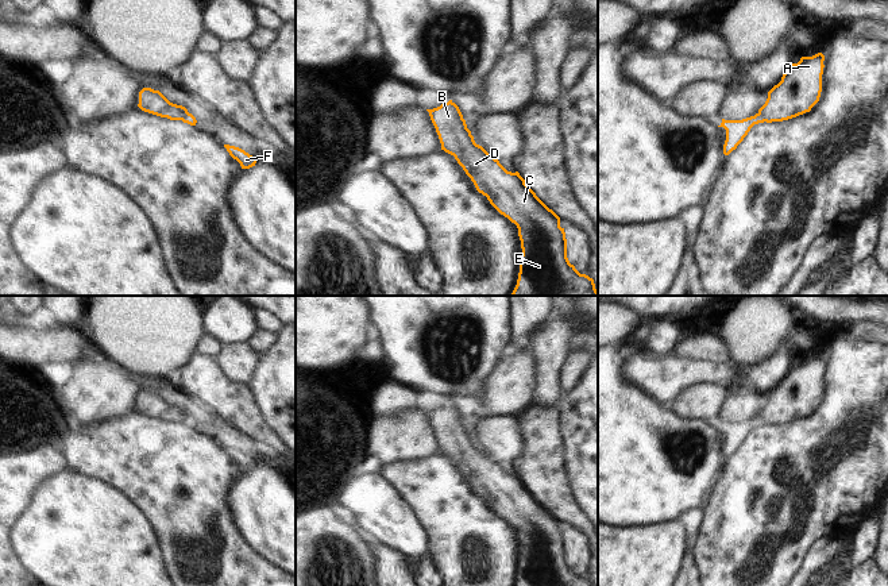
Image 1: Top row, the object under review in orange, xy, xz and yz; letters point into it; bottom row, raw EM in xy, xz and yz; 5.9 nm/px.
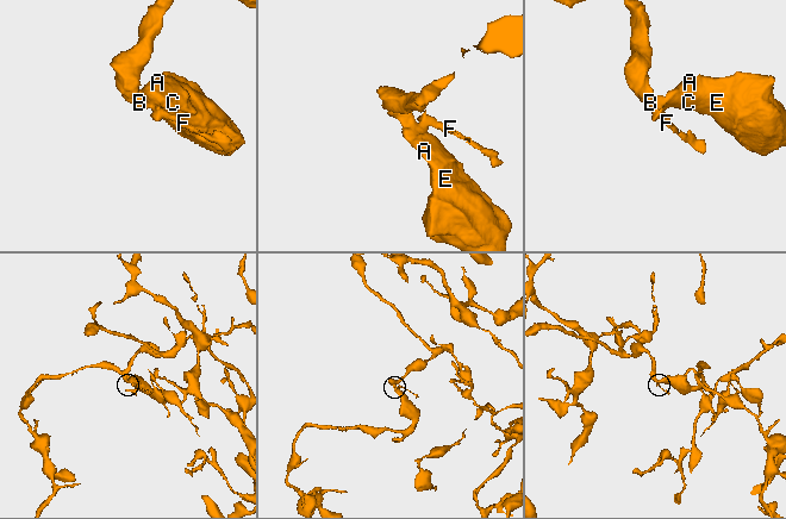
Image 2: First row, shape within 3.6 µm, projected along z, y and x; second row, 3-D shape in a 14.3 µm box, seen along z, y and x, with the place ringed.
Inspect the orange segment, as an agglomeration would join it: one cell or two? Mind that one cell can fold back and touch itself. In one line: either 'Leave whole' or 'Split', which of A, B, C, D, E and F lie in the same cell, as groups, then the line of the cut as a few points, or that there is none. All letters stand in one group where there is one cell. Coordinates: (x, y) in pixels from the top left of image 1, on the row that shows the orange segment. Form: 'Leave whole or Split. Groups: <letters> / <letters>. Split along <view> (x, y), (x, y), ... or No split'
Split. Groups: A B C D E / F. Split along yz (759, 112), (765, 120).

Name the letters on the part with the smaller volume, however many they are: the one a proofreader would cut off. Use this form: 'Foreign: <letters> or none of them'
Foreign: F

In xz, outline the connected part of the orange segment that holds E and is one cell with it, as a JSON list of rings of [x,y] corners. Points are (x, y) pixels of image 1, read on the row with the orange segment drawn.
[[[449,100],[426,109],[439,135],[441,150],[455,157],[476,190],[518,228],[521,262],[517,285],[510,296],[598,296],[594,279],[580,274],[567,258],[567,239],[560,217],[525,184],[518,171],[507,171],[498,159],[476,144],[459,107]]]

